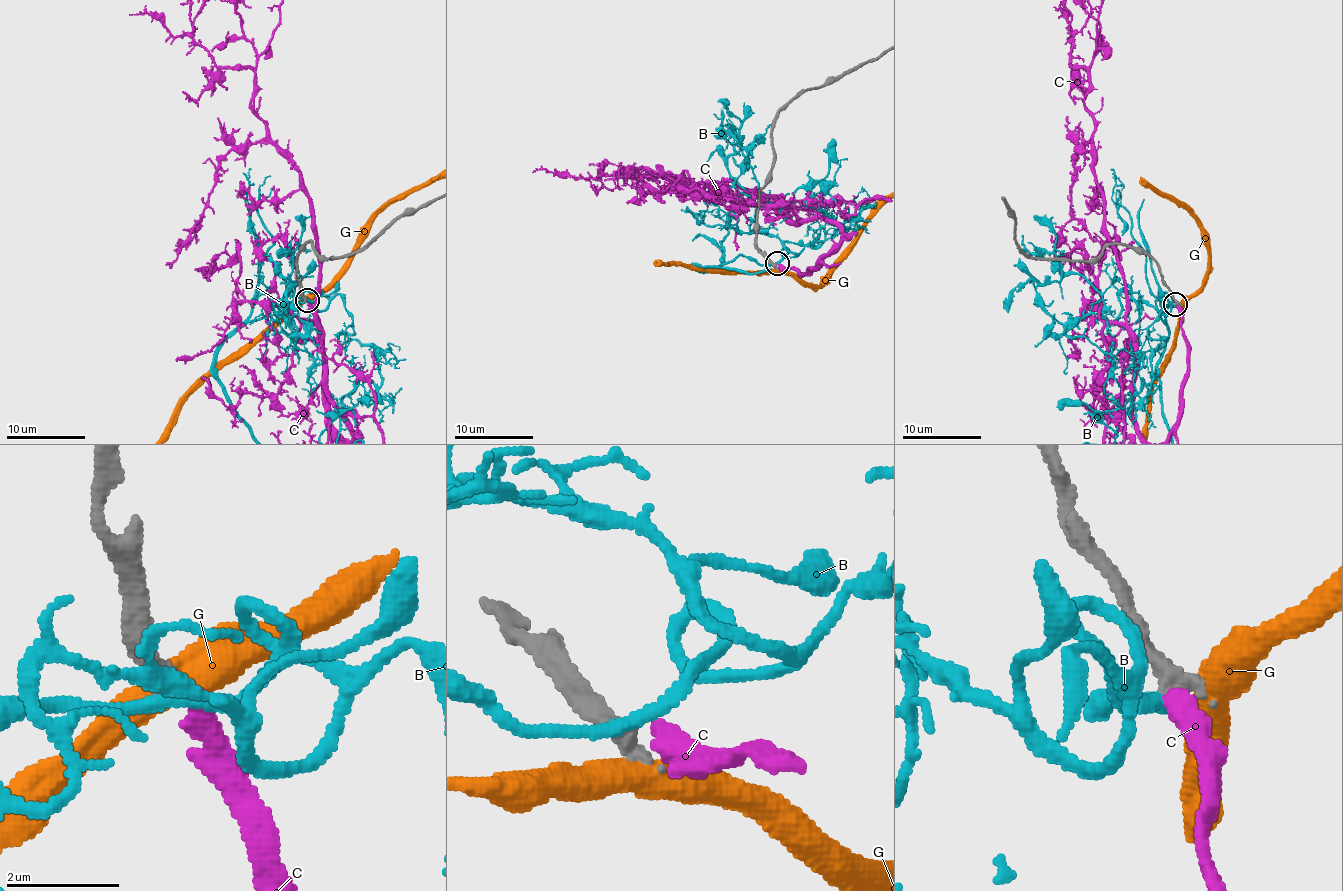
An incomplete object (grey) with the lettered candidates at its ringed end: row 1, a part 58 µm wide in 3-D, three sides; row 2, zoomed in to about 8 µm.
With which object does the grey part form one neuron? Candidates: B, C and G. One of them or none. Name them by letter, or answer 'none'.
C

